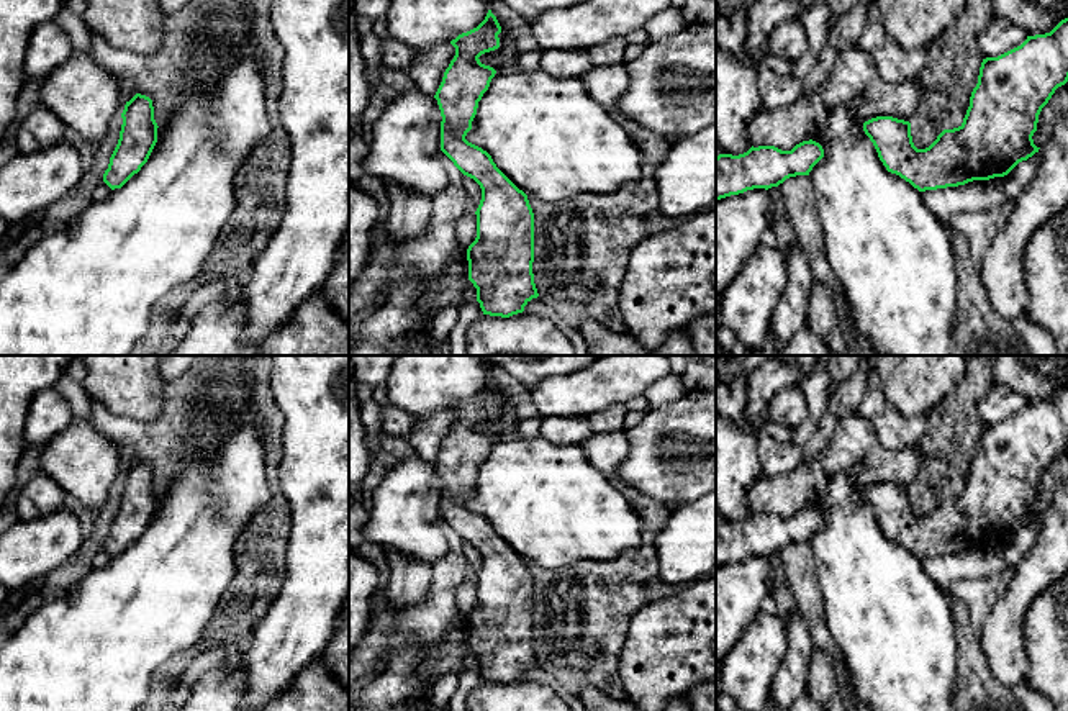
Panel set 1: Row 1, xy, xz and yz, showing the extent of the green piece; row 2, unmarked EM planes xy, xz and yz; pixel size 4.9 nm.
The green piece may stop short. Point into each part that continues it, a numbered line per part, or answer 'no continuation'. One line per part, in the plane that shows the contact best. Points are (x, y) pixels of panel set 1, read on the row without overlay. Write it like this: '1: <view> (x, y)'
no continuation

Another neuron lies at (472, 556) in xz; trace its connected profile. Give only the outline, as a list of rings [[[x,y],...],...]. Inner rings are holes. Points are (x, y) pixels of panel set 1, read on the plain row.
[[[464,542],[462,552],[464,552],[464,557],[467,560],[467,572],[468,572],[468,575],[477,578],[477,575],[480,572],[480,567],[482,567],[482,555],[480,555],[480,552],[473,546],[470,546],[467,542]]]

